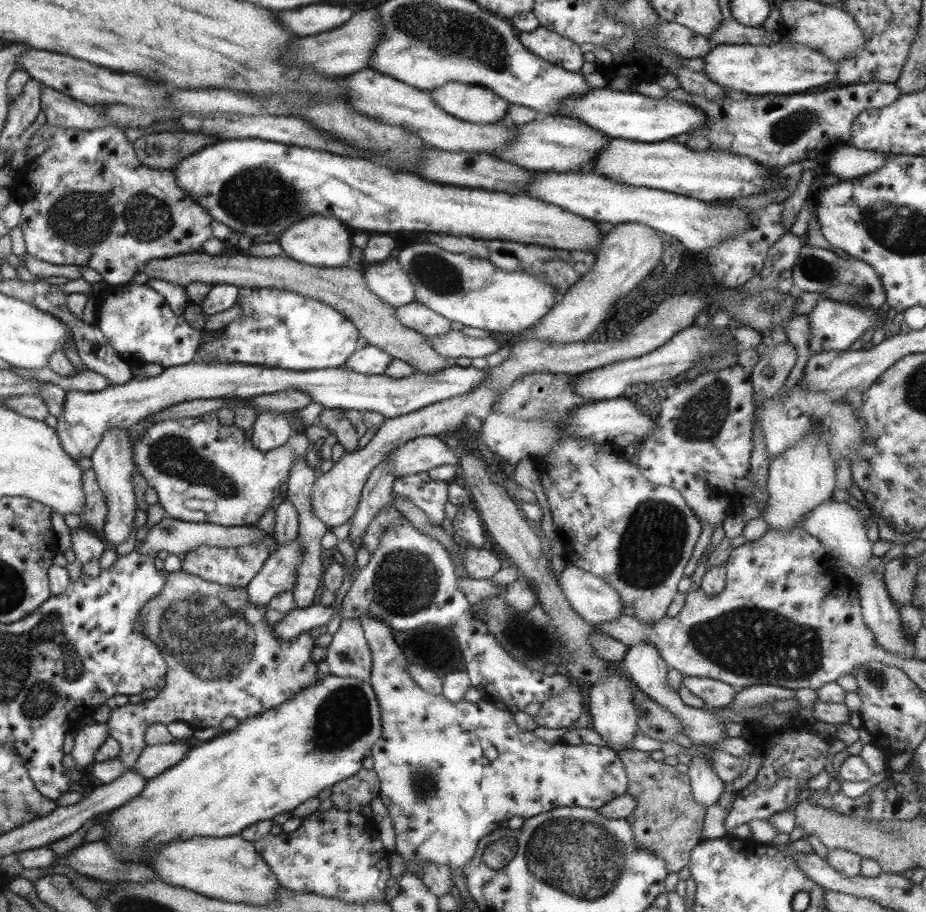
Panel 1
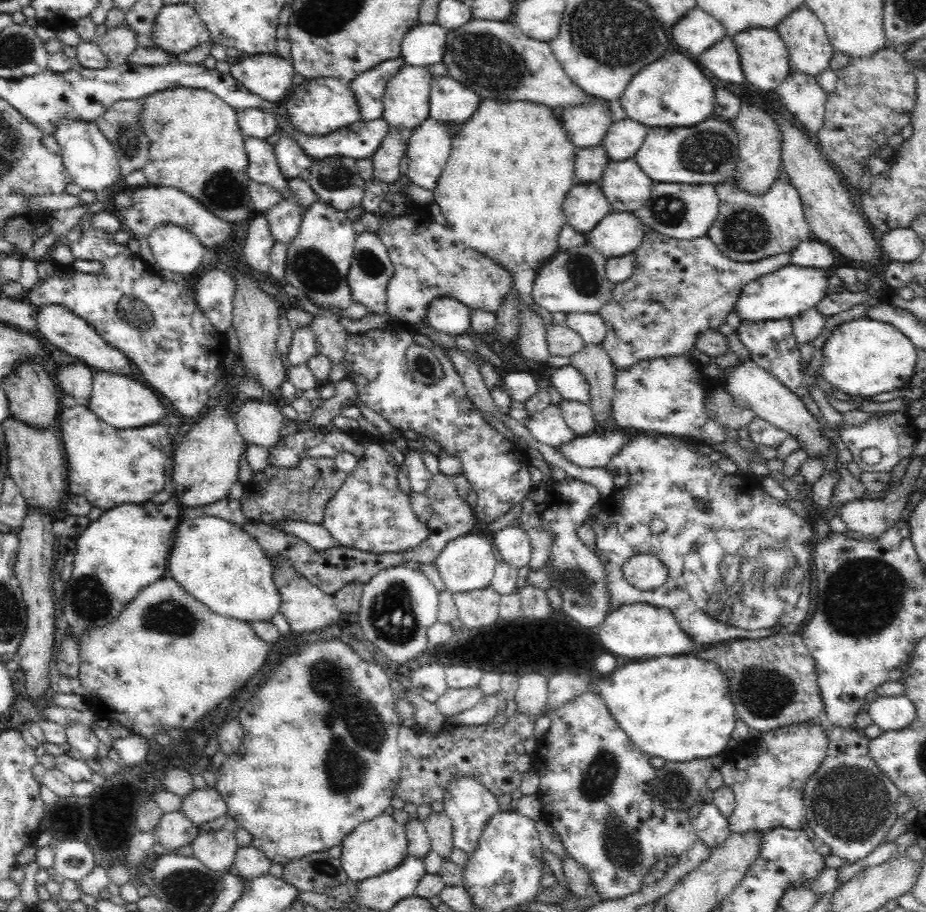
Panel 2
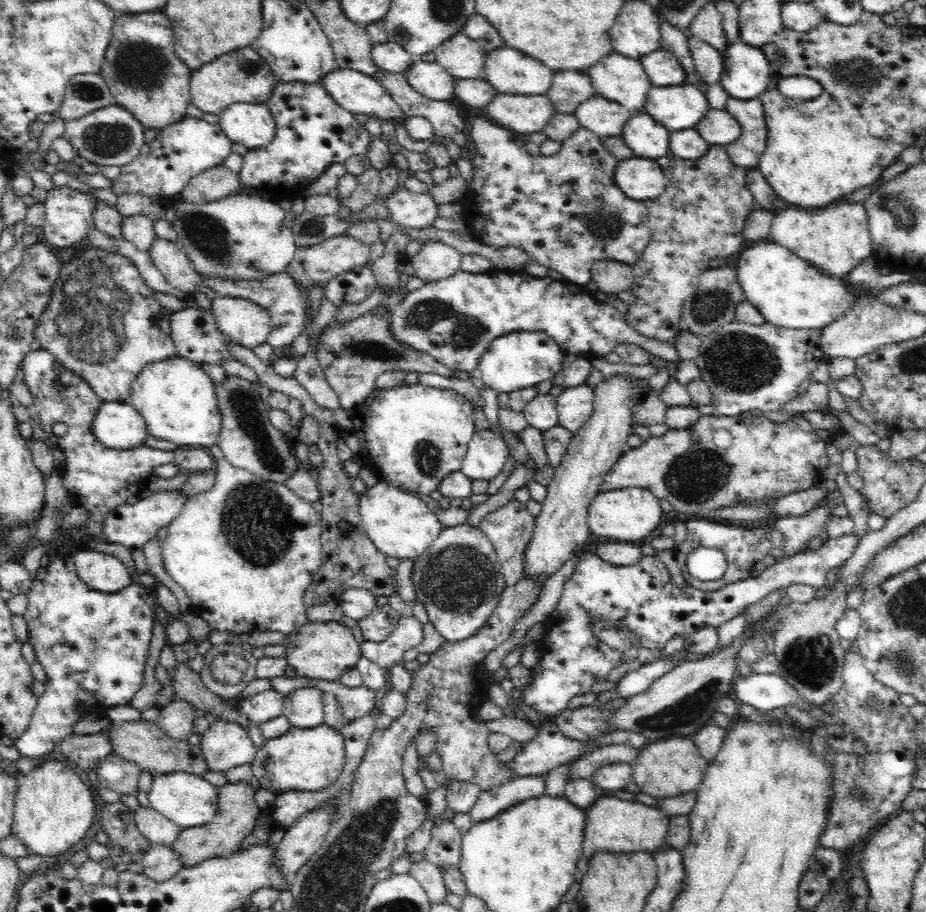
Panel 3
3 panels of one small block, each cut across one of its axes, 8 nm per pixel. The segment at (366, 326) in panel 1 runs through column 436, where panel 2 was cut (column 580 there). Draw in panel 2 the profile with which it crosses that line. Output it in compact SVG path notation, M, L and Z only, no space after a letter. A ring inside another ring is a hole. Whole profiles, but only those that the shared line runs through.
M584 344L582 352L570 356L570 362L590 384L588 408L592 410L594 422L598 424L596 430L602 434L614 412L616 368L612 358L600 344Z

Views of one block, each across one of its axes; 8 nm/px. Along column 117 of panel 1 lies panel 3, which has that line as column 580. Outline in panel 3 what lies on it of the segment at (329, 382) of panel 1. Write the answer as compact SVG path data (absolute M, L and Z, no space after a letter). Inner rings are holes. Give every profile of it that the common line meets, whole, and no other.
M588 384L564 390L556 398L556 412L560 414L560 426L570 430L572 434L578 434L578 430L586 426L586 422L594 414L594 400L596 390Z

